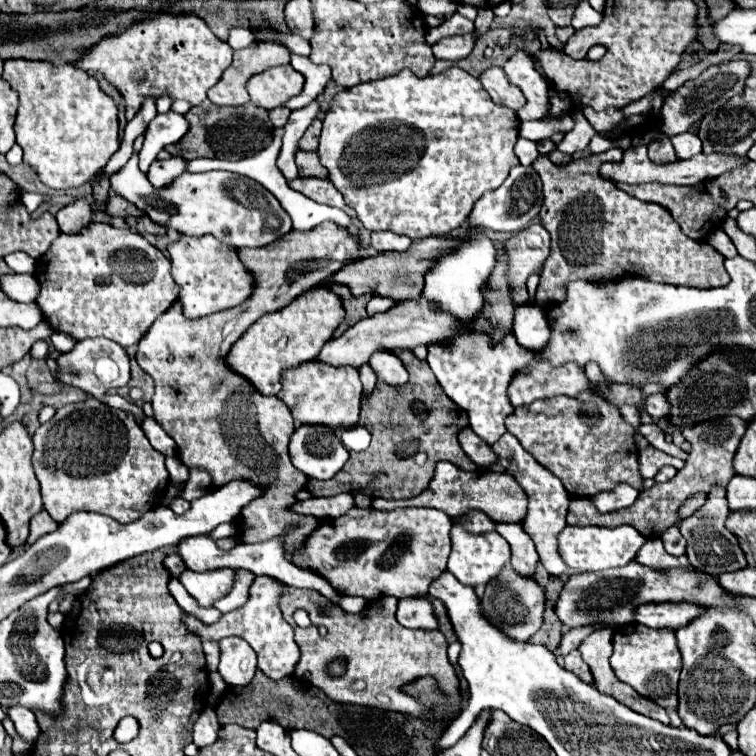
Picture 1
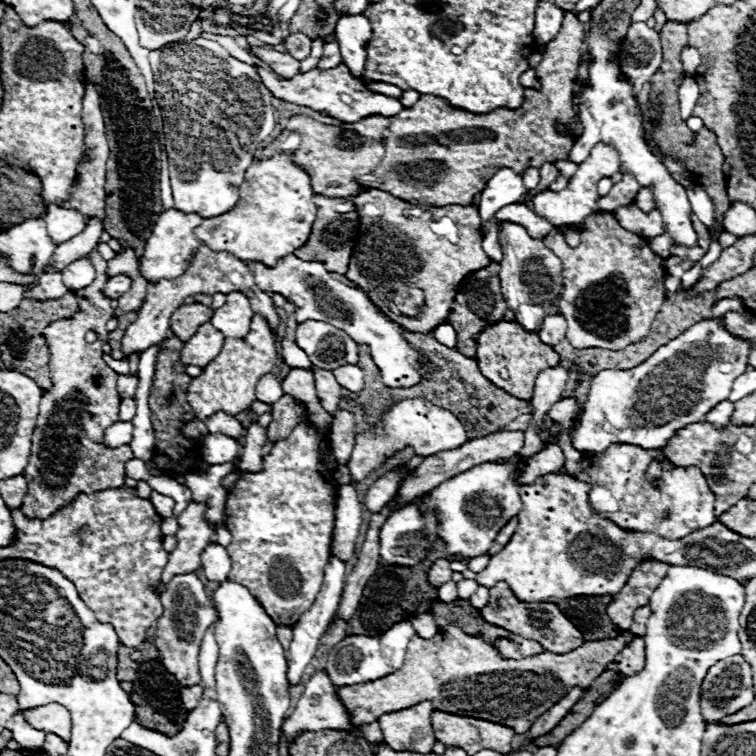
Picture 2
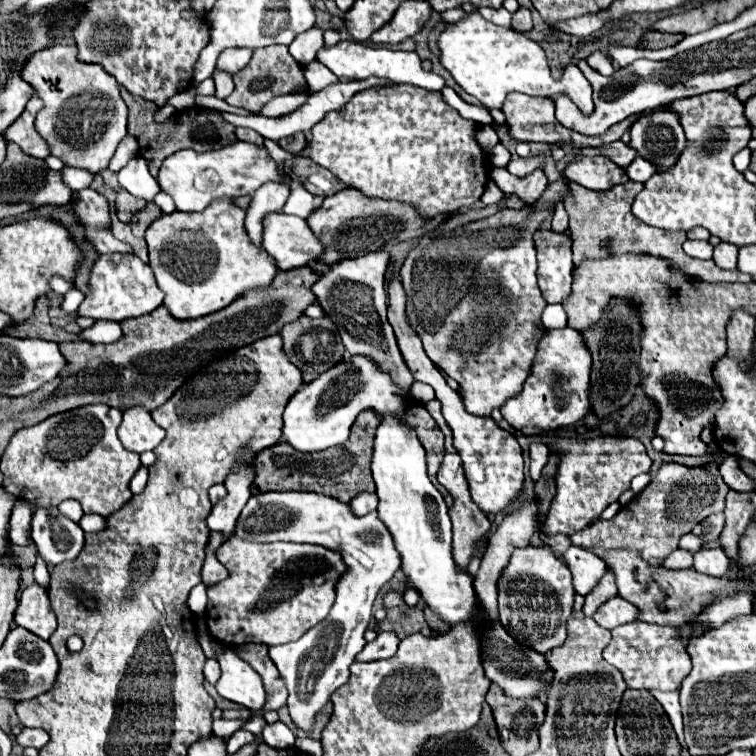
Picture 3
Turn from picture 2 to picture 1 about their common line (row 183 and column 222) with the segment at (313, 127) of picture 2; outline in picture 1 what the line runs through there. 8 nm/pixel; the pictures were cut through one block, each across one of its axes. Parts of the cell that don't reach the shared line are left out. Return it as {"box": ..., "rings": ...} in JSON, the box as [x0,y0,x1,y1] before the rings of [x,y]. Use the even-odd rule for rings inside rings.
{"box":[136,222,358,562],"rings":[[[324,222],[304,234],[292,230],[262,248],[240,248],[240,262],[254,278],[252,294],[234,308],[194,320],[188,320],[180,302],[174,302],[152,324],[152,330],[144,334],[136,352],[136,362],[156,382],[156,394],[152,398],[154,418],[176,442],[180,462],[190,470],[206,470],[212,476],[212,488],[222,488],[232,480],[256,484],[262,494],[242,508],[234,522],[236,532],[244,544],[282,536],[284,556],[290,562],[304,548],[308,536],[322,524],[316,516],[304,516],[292,510],[298,502],[296,494],[308,484],[308,478],[292,466],[288,454],[290,436],[296,426],[280,398],[260,394],[248,378],[228,370],[226,356],[232,344],[260,316],[288,306],[298,294],[318,286],[344,264],[358,260],[358,248],[350,232],[334,226],[334,222]]]}

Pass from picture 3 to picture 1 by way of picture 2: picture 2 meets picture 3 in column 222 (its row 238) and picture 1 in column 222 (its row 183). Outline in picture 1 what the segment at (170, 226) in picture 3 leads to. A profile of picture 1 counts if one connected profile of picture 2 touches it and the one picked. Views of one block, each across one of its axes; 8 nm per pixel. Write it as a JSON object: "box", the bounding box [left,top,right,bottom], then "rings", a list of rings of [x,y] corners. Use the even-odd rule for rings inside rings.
{"box":[168,236,254,318],"rings":[[[182,236],[178,242],[168,246],[170,262],[172,262],[172,276],[180,288],[178,300],[184,306],[186,318],[202,318],[220,310],[234,308],[236,304],[244,302],[250,296],[254,286],[252,276],[240,264],[238,252],[212,236],[204,236],[200,240]]]}

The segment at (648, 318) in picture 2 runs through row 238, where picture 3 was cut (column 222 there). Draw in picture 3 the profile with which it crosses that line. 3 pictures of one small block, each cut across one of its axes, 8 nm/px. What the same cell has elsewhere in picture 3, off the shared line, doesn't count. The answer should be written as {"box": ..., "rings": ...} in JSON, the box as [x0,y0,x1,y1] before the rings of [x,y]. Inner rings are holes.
{"box":[206,536,344,648],"rings":[[[232,536],[216,550],[216,558],[228,568],[228,578],[206,588],[206,624],[212,638],[228,648],[298,640],[328,616],[336,598],[336,582],[344,572],[338,552],[314,544],[256,544]]]}

